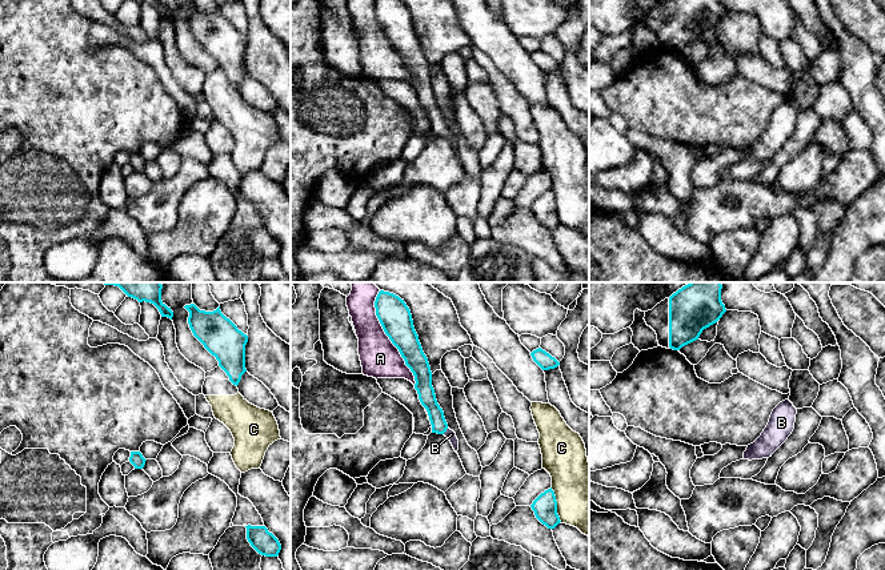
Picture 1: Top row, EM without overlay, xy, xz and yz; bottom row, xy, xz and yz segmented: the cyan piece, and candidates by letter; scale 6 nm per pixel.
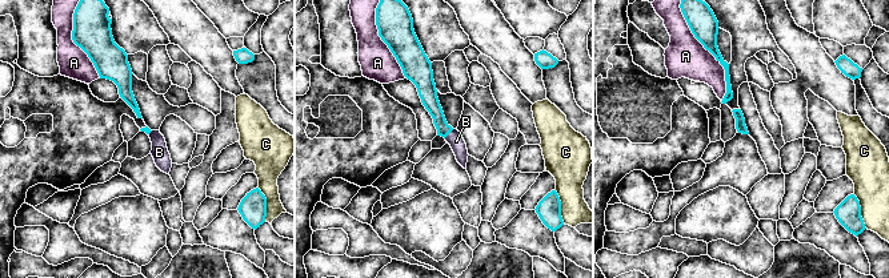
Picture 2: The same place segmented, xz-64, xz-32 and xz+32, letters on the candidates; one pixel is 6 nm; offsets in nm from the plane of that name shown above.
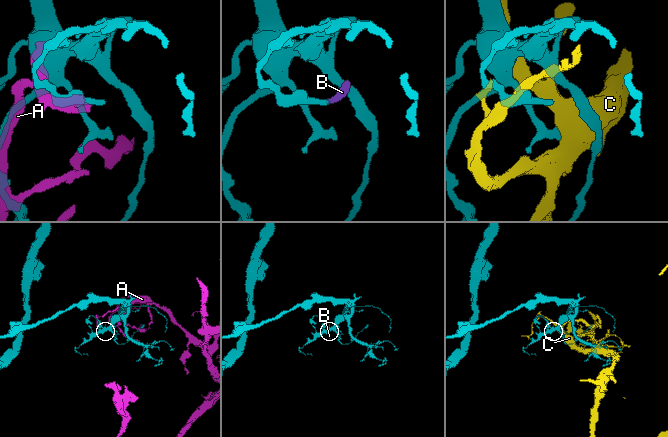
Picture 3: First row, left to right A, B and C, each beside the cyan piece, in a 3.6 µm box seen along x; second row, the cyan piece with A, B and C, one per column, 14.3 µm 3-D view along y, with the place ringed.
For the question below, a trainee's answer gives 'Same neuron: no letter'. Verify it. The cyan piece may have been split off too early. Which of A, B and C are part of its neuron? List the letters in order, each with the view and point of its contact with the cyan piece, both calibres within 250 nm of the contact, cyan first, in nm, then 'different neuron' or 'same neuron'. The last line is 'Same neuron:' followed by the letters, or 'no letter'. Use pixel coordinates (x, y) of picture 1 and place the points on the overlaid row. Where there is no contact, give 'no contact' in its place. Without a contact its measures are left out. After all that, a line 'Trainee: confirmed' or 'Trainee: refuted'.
A: xz (388, 336) | 190/240 nm | different neuron
B: xz (445, 430) | 100/60 nm | same neuron
C: xz (556, 505) | 140/400 nm | different neuron
Same neuron: B
Trainee: refuted

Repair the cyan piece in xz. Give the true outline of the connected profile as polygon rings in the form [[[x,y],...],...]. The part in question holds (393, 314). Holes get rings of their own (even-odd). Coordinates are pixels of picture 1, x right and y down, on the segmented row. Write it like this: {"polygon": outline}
{"polygon": [[[380,290],[376,301],[376,316],[392,344],[399,349],[405,365],[415,376],[415,389],[421,405],[427,409],[432,433],[444,434],[458,450],[456,433],[448,428],[444,412],[437,404],[432,386],[432,372],[413,326],[409,308],[399,296]]]}

